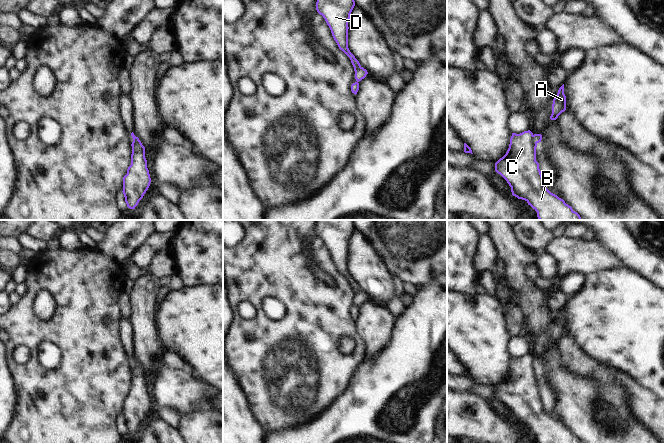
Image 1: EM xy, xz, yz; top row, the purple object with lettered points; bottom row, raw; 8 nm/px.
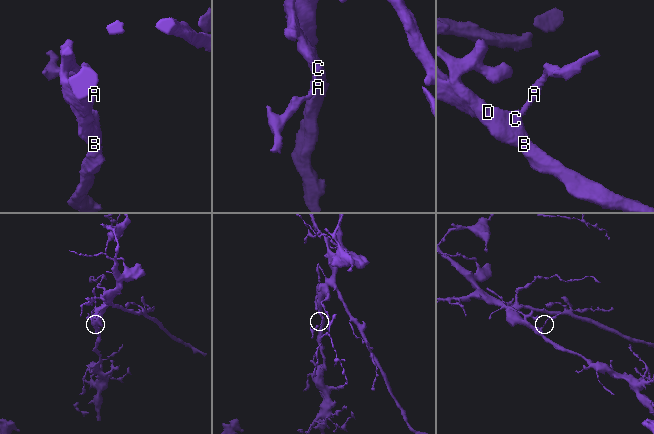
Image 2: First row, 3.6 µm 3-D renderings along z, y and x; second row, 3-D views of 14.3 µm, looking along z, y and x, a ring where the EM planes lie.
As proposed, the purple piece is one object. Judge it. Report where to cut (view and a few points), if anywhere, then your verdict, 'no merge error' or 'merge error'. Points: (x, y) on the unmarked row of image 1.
cut yz (532, 359), (537, 366); merge error

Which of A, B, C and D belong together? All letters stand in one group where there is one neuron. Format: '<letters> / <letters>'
A / B C D

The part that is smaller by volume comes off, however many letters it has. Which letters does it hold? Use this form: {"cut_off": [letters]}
{"cut_off": ["A"]}

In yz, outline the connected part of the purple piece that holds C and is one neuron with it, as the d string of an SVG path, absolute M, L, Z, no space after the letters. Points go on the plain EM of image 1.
M530 354L520 358L512 357L509 372L495 387L495 395L507 405L513 420L525 424L537 436L539 444L582 444L571 430L546 412L536 385L536 371L537 365Z

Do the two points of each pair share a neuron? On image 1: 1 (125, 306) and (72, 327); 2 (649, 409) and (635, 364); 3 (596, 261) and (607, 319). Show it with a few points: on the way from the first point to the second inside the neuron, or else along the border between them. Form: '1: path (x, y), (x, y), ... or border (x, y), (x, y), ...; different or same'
1: border (118, 307), (119, 309); different
2: border (621, 371), (631, 376), (653, 393); different
3: border (621, 267), (615, 270), (591, 272), (586, 275); different

